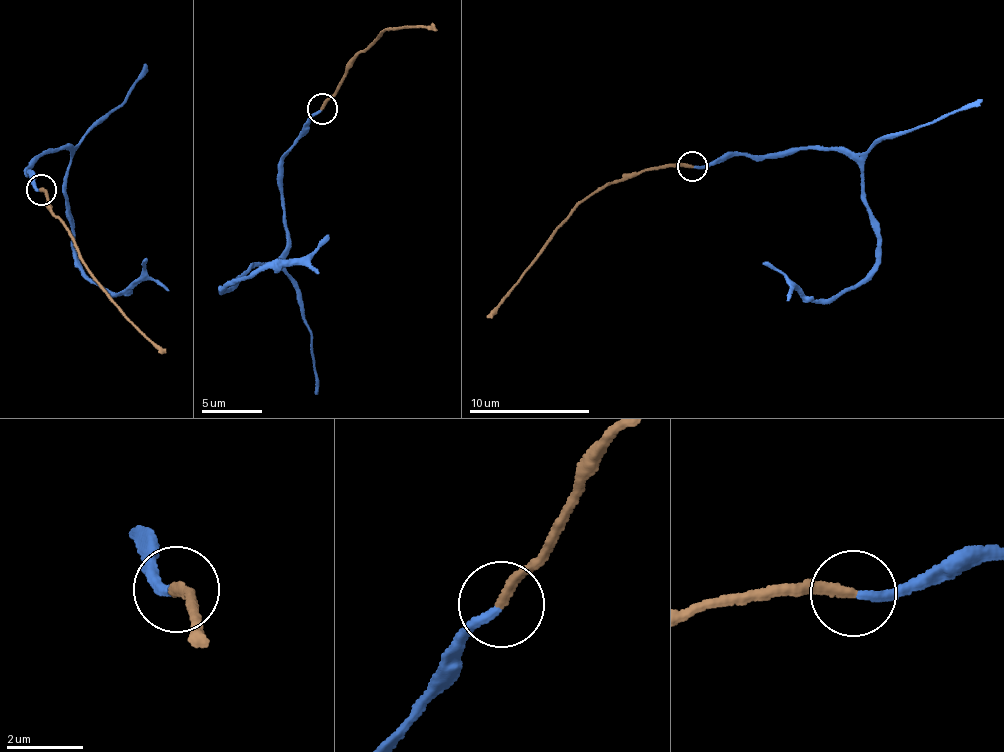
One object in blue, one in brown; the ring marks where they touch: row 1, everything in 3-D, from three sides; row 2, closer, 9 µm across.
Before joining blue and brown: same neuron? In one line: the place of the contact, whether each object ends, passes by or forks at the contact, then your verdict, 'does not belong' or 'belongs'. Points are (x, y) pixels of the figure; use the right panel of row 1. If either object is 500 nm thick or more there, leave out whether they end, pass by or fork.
place (692, 166); blue ends; brown ends; belongs

